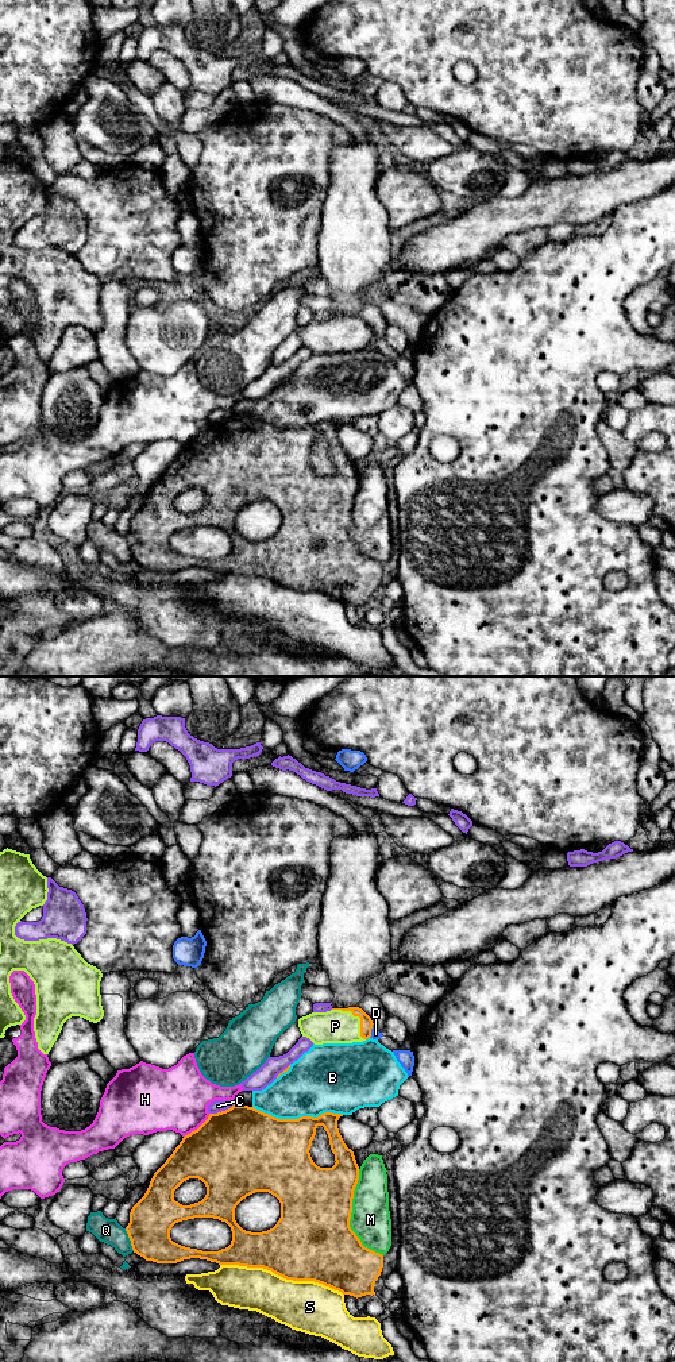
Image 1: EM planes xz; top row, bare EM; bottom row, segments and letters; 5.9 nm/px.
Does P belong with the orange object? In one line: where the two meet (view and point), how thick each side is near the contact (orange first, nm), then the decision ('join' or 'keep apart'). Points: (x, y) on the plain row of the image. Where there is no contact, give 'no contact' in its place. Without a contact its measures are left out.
xz (357, 324) | 80/200 nm | join

